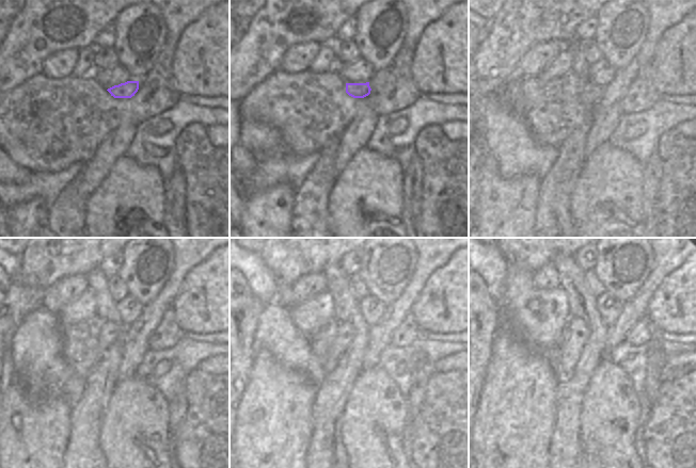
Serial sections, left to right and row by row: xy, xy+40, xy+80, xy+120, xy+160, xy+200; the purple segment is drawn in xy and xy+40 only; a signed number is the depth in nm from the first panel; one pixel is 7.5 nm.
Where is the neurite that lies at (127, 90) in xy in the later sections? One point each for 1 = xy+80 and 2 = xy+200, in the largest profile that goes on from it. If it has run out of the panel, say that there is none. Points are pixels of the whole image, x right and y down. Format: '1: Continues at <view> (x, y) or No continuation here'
1: Continues at xy+80 (591, 93)
2: Continues at xy+200 (576, 333).

